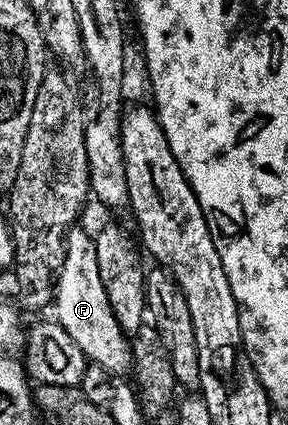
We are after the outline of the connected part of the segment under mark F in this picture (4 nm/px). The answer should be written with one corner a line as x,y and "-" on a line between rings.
75,225
66,232
66,251
60,256
60,270
56,275
56,290
52,300
53,310
58,310
56,322
65,329
68,337
80,345
91,364
99,363
98,367
115,375
125,376
134,366
134,353
127,332
116,321
112,305
108,301
108,293
104,281
100,281
100,265
96,263
96,245
94,235
86,232
82,225

